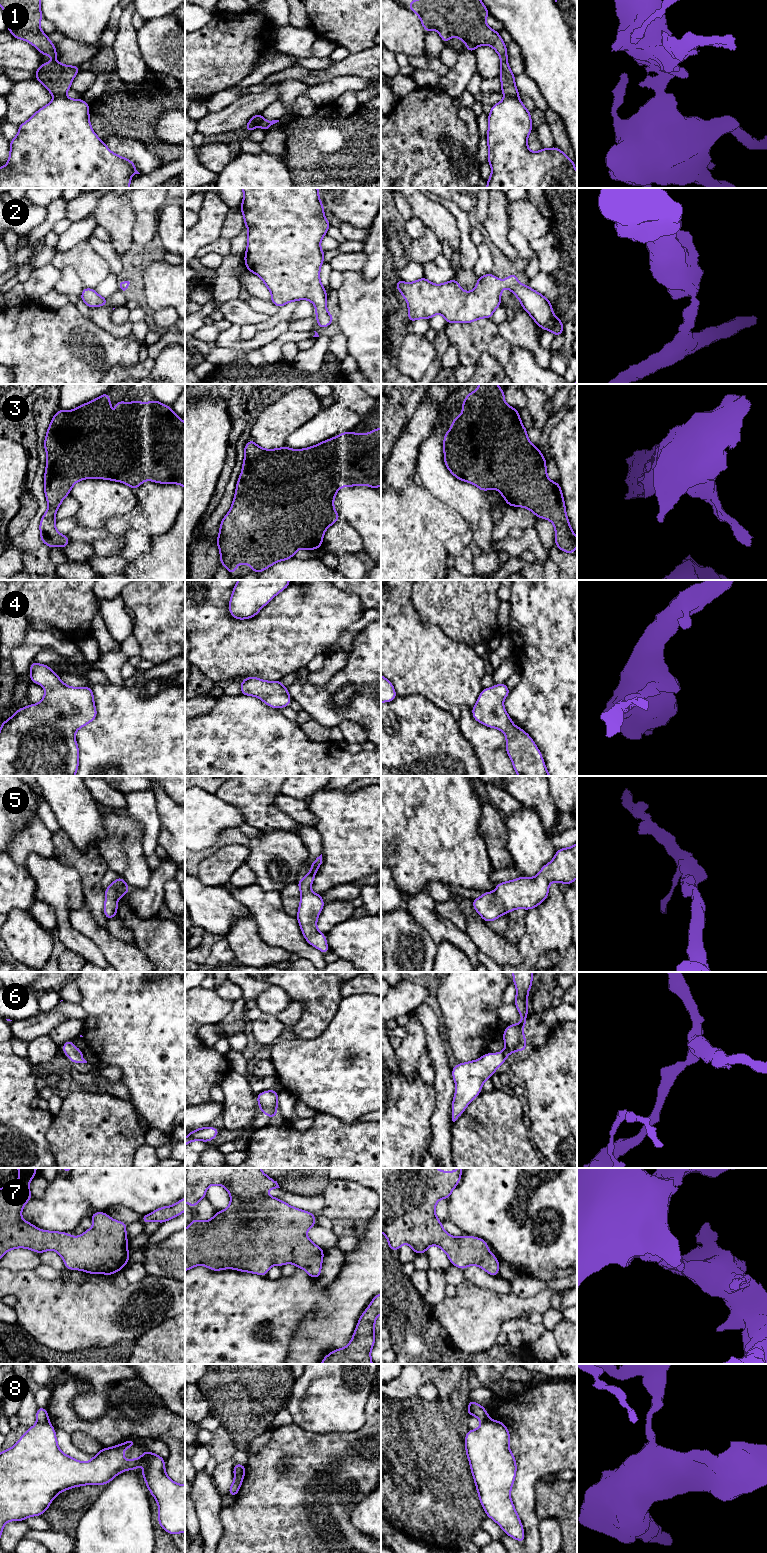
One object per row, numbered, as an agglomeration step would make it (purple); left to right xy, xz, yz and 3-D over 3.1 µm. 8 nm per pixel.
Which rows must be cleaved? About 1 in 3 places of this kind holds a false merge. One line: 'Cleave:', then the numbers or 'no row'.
Cleave: 1, 8

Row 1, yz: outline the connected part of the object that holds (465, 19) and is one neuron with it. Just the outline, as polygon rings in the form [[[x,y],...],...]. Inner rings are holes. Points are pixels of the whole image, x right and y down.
[[[412,0],[408,4],[409,9],[416,13],[425,32],[435,29],[445,45],[451,37],[457,37],[466,43],[466,50],[474,52],[478,46],[491,46],[500,57],[501,70],[499,78],[502,84],[501,93],[506,97],[518,98],[520,92],[515,85],[515,75],[512,73],[507,58],[506,43],[500,37],[498,31],[486,24],[486,17],[490,15],[482,0]]]

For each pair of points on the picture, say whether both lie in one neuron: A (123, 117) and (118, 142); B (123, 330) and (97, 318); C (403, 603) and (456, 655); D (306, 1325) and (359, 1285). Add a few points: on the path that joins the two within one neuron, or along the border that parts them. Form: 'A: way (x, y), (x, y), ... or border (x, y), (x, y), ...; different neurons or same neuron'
A: border (104, 140), (110, 137), (130, 137), (142, 143); different neurons
B: way (117, 330), (103, 320); same neuron
C: way (407, 619), (440, 652); same neuron
D: way (321, 1325), (325, 1325), (349, 1300); same neuron

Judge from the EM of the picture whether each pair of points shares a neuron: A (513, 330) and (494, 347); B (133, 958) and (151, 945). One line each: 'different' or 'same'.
A: different
B: different

